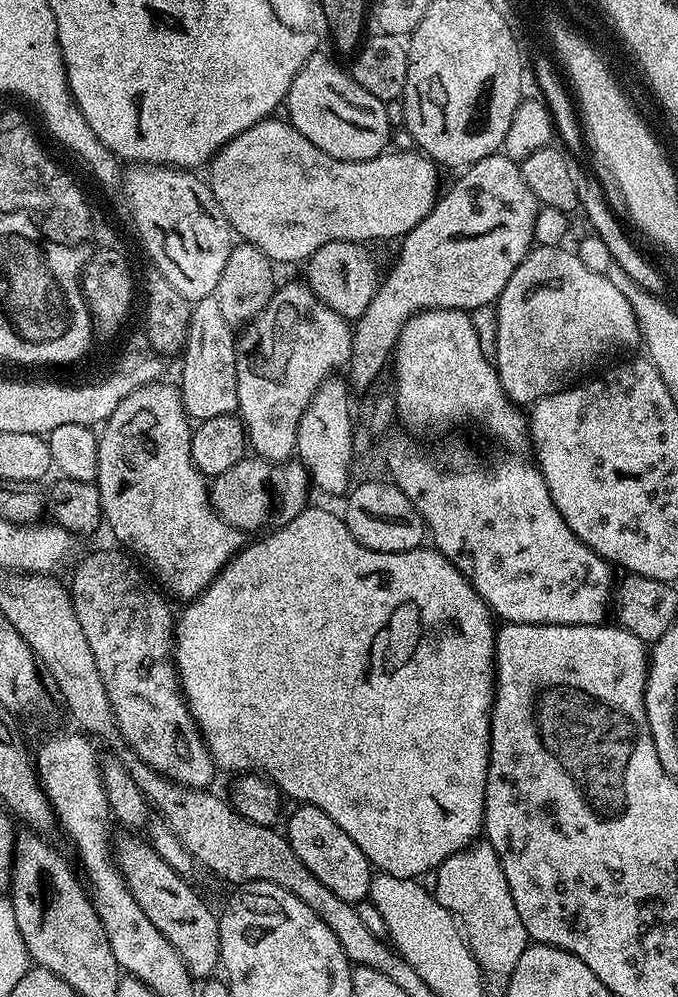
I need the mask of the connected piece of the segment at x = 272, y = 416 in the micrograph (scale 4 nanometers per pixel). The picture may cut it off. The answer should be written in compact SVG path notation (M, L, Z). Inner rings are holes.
M281 283L272 293L270 302L261 310L254 327L245 327L236 342L238 370L238 415L244 421L251 451L263 458L279 462L295 453L300 416L312 401L318 386L337 370L347 369L352 358L353 325L326 306L308 289L307 283Z

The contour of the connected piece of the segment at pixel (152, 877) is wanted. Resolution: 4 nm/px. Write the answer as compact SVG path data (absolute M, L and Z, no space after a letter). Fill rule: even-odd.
M143 835L128 836L122 837L117 844L115 841L111 850L130 894L134 894L134 902L138 902L146 918L154 922L158 934L178 950L182 962L186 962L186 970L190 970L197 981L207 981L220 964L220 921L217 913L208 909L207 902L188 885L191 883L185 877L166 866Z

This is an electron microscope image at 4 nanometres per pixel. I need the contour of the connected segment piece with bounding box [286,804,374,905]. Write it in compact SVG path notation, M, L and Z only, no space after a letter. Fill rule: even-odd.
M300 804L293 808L296 809L288 820L286 835L294 854L302 858L306 870L310 870L310 874L314 874L314 878L318 878L322 886L334 890L334 894L338 894L338 898L346 902L356 905L360 900L367 900L374 868L366 854L362 854L354 838L350 838L350 834L346 834L346 830L342 830L342 826L334 822L334 818L330 818L313 804Z

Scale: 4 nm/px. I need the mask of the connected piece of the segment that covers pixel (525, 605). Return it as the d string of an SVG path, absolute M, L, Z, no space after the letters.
M404 440L401 444L396 444L392 449L388 452L388 472L387 475L390 477L391 483L398 485L400 489L406 494L406 498L410 498L410 502L412 505L416 507L417 510L420 511L420 515L424 517L424 526L427 532L427 535L430 537L431 543L434 545L437 552L441 552L441 554L447 558L449 562L451 562L454 567L461 572L462 575L468 578L468 581L474 586L474 590L480 596L481 600L484 601L488 606L489 612L495 614L501 621L510 623L510 624L603 624L605 623L607 614L610 612L610 597L614 592L614 579L612 580L612 572L614 573L613 565L609 564L608 561L604 560L595 552L594 550L590 550L590 546L586 546L586 542L582 542L578 537L574 534L574 530L570 530L570 526L566 526L566 522L562 518L562 514L558 514L558 506L554 506L554 498L550 498L550 490L546 486L546 482L542 478L542 474L540 473L540 469L536 467L535 463L528 462L526 464L524 461L519 460L519 455L516 454L504 454L508 456L504 456L501 460L496 460L492 465L487 468L486 465L483 464L482 461L479 460L478 457L472 456L472 448L467 444L464 440L444 440L441 442L437 448L423 448L420 444L415 444L412 440Z

